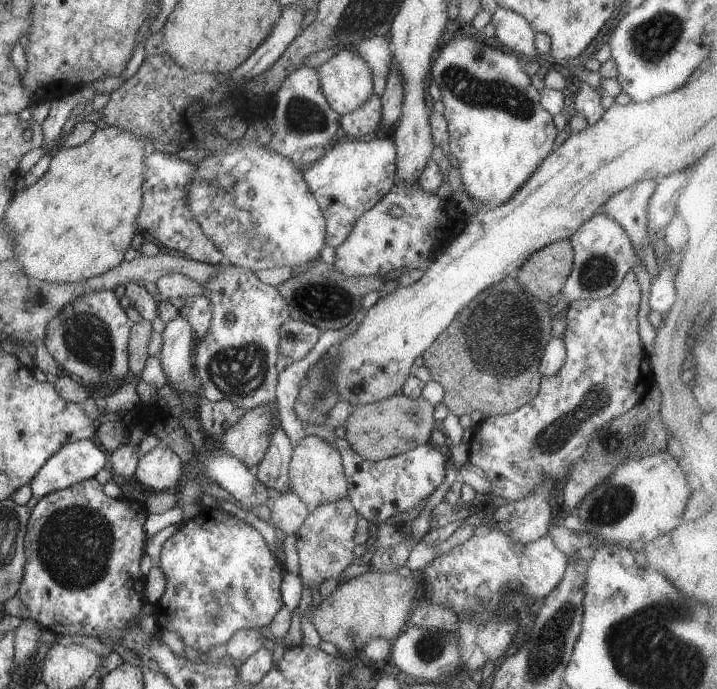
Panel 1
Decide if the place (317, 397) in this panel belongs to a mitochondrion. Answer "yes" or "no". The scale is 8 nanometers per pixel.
yes

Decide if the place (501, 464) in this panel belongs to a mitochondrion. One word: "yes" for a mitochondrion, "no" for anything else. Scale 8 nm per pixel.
no

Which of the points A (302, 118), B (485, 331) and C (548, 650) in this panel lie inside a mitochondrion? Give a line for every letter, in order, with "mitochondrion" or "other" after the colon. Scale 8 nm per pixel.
A: mitochondrion
B: mitochondrion
C: mitochondrion

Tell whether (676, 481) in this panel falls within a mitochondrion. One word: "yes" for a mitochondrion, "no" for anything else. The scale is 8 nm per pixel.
no

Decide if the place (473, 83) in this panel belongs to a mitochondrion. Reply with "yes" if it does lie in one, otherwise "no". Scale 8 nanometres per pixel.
yes

